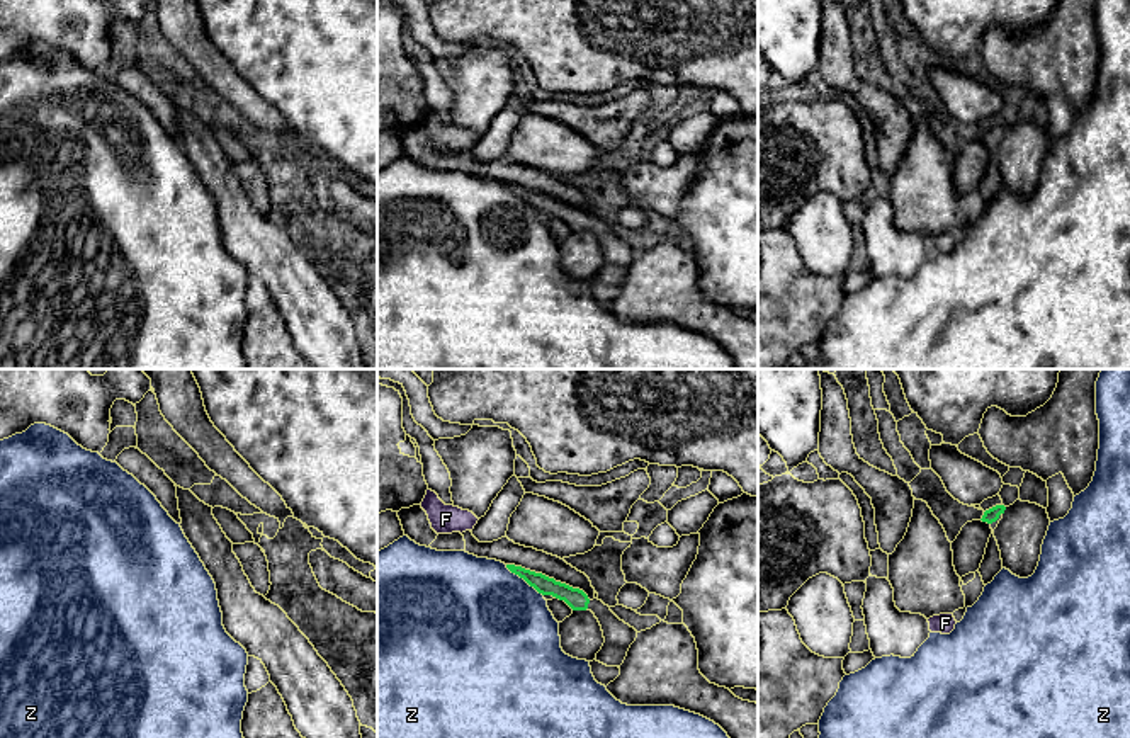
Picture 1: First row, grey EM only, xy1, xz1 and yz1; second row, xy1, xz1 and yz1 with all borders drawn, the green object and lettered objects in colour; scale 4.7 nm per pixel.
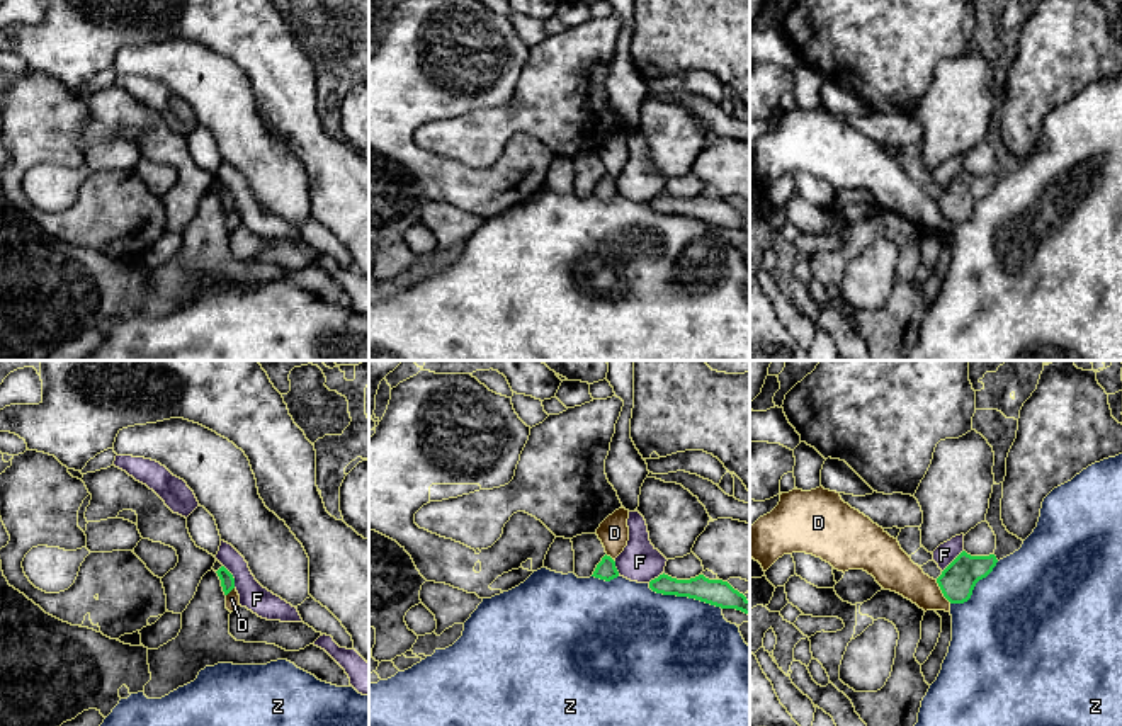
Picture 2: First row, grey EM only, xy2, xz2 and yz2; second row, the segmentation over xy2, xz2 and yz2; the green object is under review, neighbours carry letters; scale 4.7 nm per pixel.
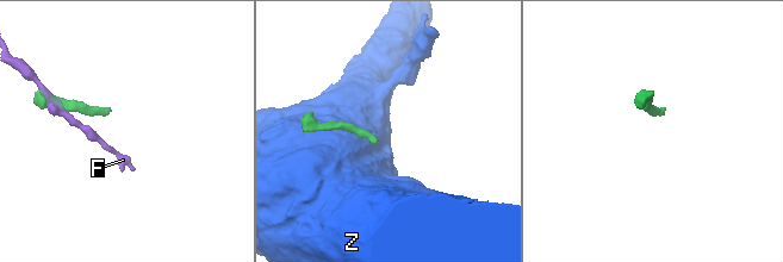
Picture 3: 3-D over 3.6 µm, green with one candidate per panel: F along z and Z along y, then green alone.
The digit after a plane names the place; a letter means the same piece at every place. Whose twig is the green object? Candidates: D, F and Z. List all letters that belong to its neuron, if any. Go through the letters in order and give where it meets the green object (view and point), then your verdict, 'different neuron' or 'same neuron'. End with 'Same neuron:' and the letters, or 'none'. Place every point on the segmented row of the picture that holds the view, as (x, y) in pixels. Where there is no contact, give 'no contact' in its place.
D: yz2 (942, 592) | different neuron
F: xy2 (232, 577) | different neuron
Z: xz2 (684, 595) | different neuron
Same neuron: none

